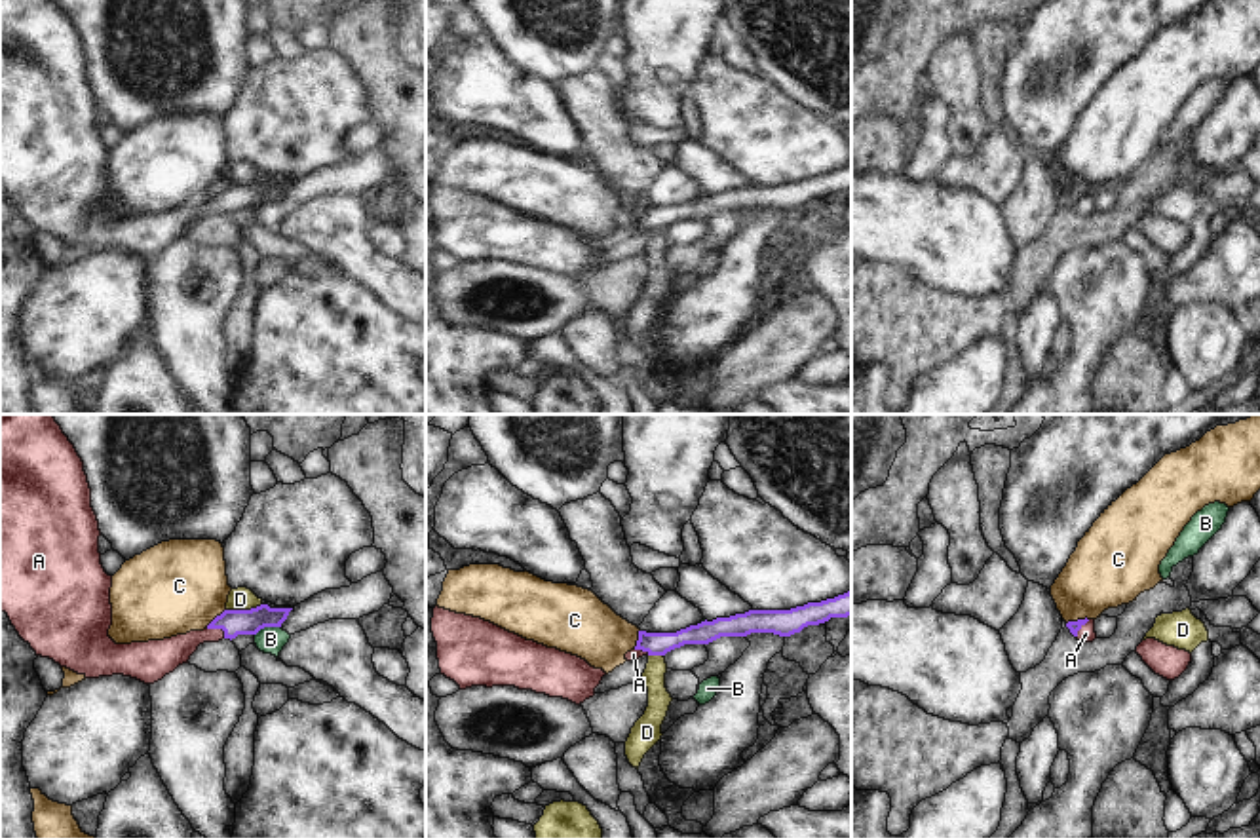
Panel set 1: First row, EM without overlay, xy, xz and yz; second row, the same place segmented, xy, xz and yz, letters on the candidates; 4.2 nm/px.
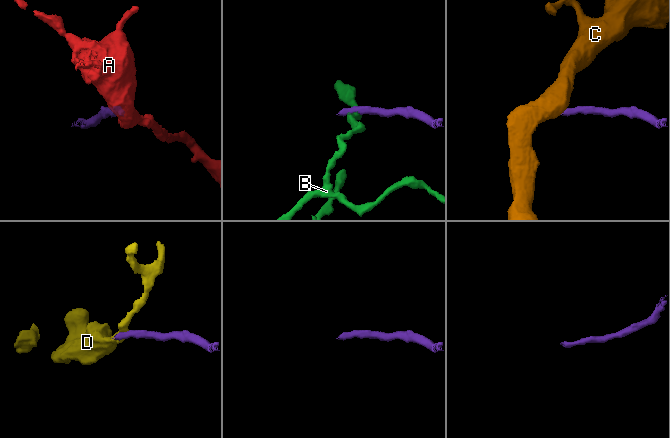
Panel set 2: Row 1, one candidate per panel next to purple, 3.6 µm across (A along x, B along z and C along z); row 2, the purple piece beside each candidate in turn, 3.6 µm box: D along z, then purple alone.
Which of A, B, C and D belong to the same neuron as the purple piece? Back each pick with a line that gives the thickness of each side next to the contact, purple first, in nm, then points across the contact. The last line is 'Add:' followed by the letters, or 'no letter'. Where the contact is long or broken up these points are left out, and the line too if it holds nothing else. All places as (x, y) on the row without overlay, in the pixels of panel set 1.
A: 110/140 nm | across xy (232, 196), (219, 202), (168, 228)
Add: A

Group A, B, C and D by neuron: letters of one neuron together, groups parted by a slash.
A / B / C / D

